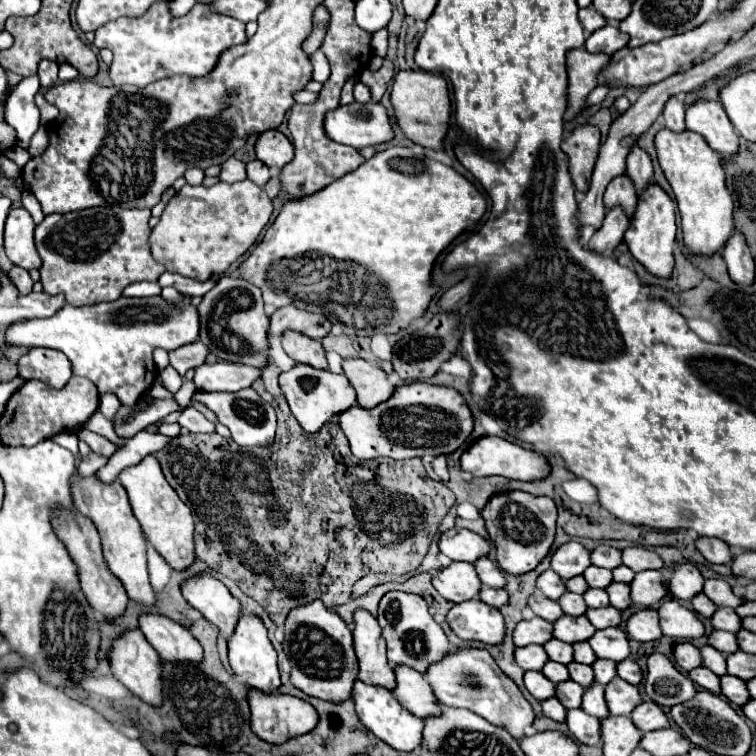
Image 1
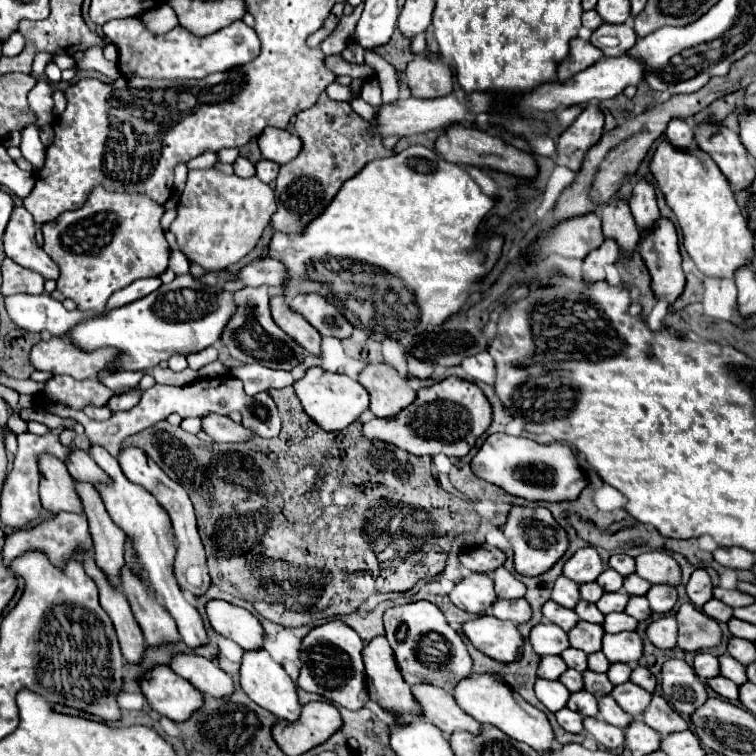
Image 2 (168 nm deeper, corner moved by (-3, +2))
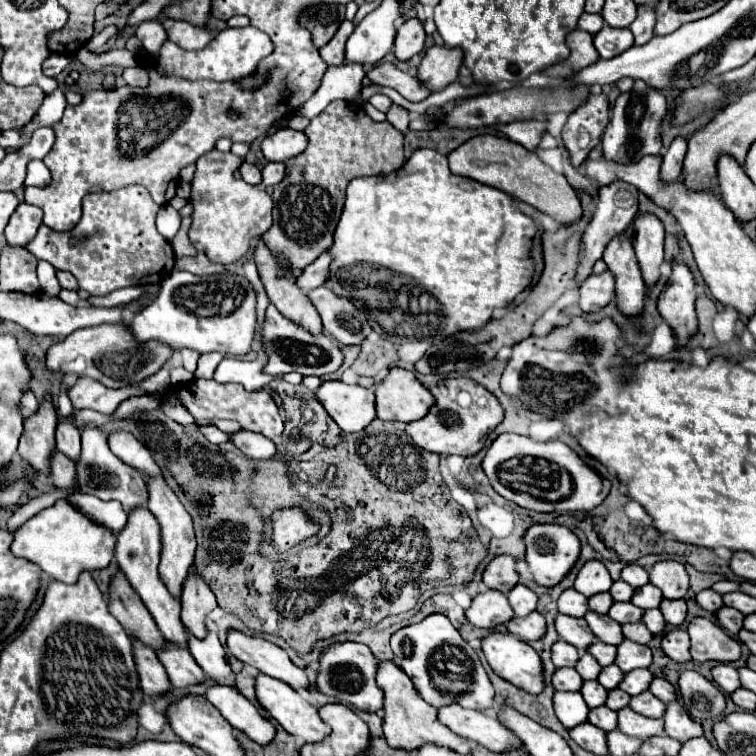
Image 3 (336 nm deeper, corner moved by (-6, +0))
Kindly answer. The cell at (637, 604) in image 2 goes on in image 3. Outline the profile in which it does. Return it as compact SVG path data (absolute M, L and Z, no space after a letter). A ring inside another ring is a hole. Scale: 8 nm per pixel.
M646 610L642 622L648 626L648 630L652 634L662 634L666 628L666 622L664 622L664 616L660 610Z

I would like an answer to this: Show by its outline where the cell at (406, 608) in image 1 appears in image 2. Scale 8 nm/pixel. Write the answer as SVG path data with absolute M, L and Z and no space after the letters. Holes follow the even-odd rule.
M417 600L393 606L385 610L383 622L385 622L385 636L395 652L397 666L407 684L429 682L451 692L455 688L455 682L459 682L459 678L465 678L467 674L473 672L471 658L467 654L461 636L445 622L443 612L435 604L427 600Z

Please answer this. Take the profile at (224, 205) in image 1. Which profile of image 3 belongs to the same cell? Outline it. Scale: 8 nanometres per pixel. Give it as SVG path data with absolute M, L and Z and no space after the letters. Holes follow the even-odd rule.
M210 150L196 160L190 196L194 204L190 242L198 252L208 254L208 258L218 264L240 260L250 250L250 238L260 238L272 226L272 198L264 186L250 186L234 178L234 170L238 170L242 162L244 158L220 150Z

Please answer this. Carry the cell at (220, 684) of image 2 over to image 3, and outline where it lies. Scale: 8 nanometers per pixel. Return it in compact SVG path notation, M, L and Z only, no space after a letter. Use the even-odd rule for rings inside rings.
M210 686L206 700L212 702L220 714L250 740L266 746L276 736L276 726L268 722L252 702L248 702L240 692L226 686Z

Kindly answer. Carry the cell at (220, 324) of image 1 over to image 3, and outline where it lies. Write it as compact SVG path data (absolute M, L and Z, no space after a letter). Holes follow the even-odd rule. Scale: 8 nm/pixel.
M270 304L266 310L266 322L264 322L262 336L264 336L264 348L270 358L264 370L272 376L288 374L288 372L300 372L304 376L310 376L310 374L324 376L324 374L336 372L344 362L344 354L342 354L340 346L330 336L326 336L324 332L320 332L320 334L308 332L306 328L298 326L290 318L282 316L274 304Z

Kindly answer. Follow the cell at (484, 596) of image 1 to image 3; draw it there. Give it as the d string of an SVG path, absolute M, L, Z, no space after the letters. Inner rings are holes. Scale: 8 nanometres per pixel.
M532 612L532 616L526 616L526 618L516 616L516 620L508 624L508 630L520 636L524 642L534 642L544 638L542 634L546 634L546 620L538 612Z

